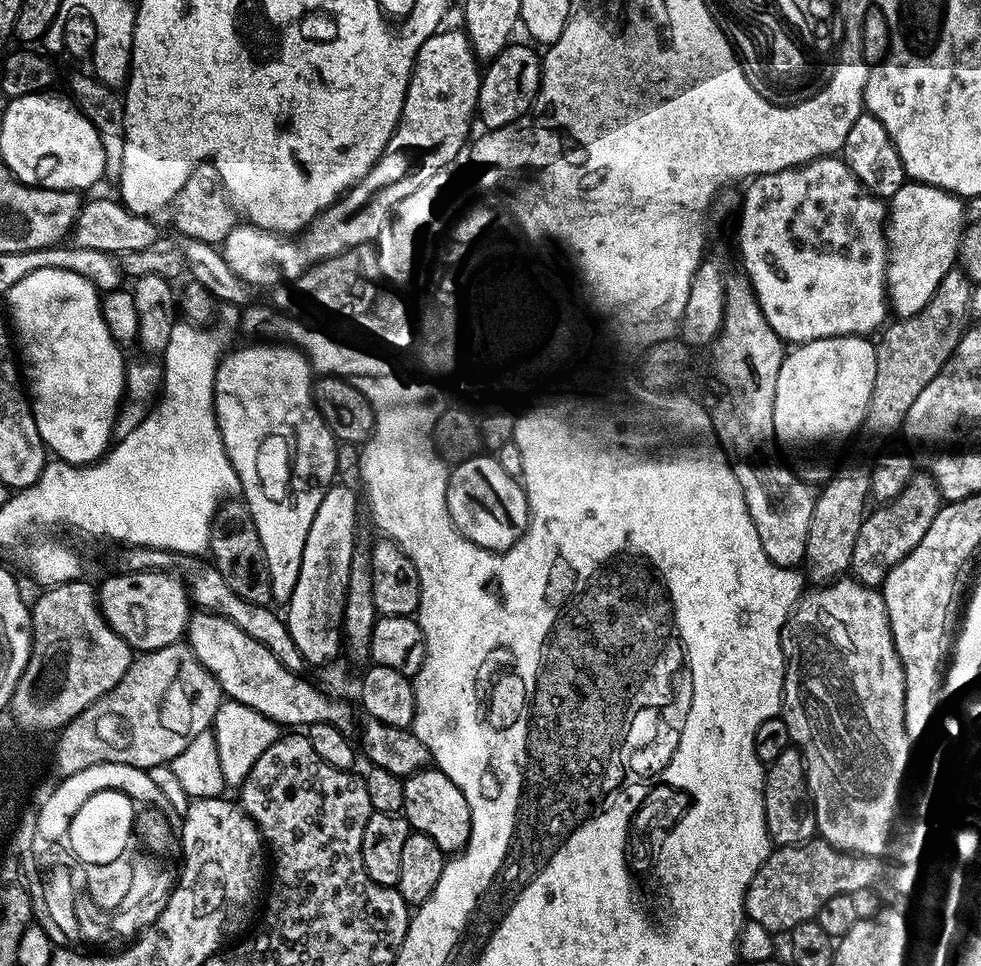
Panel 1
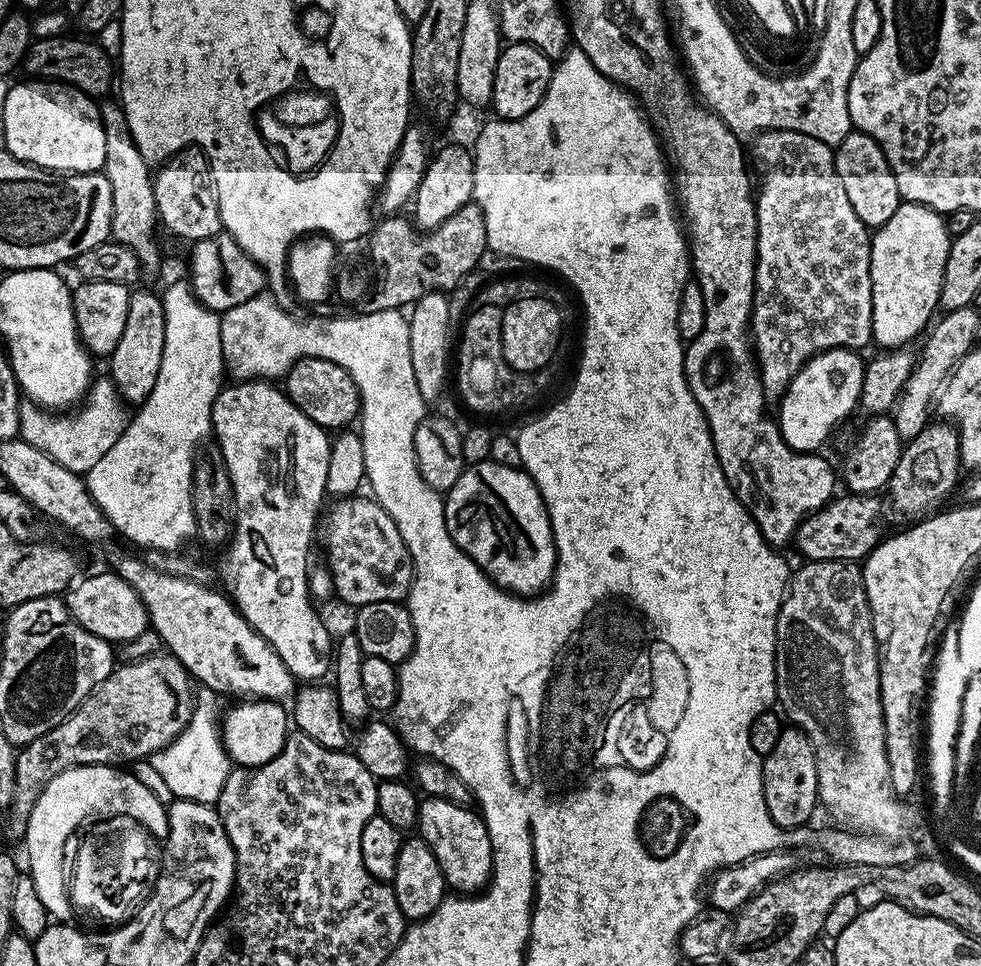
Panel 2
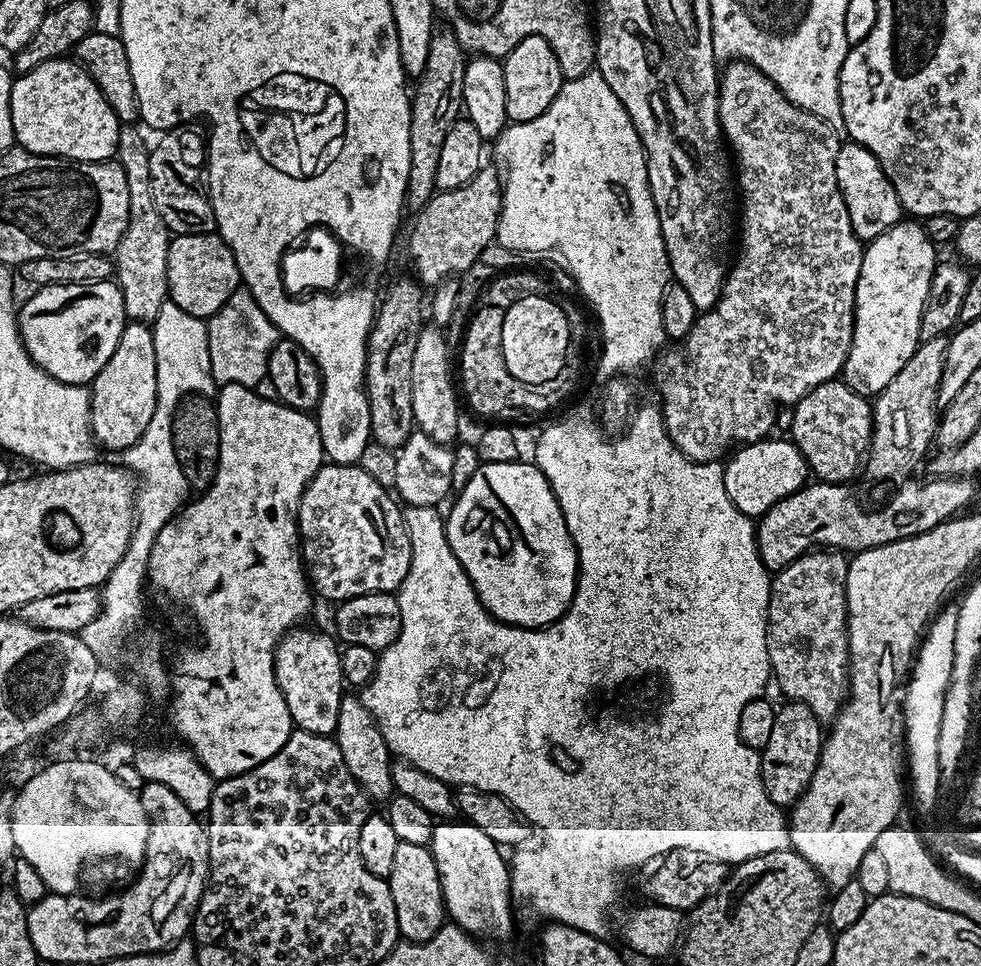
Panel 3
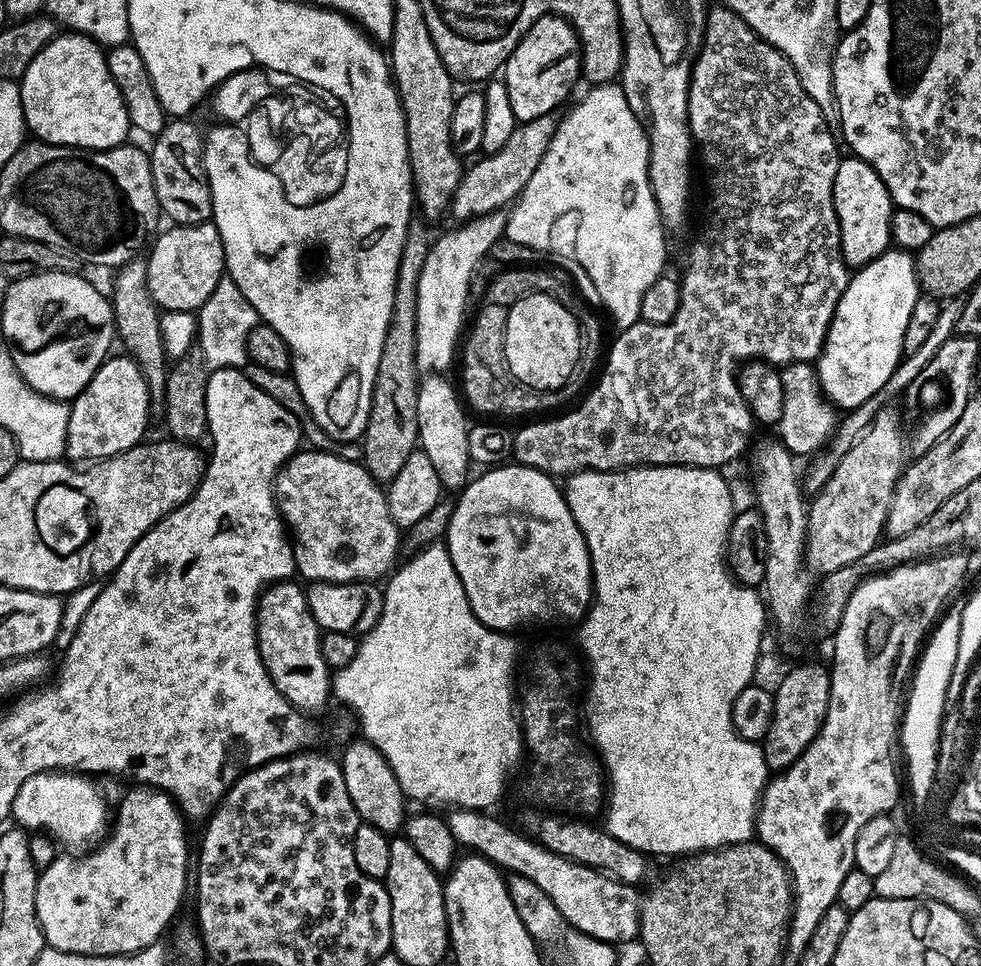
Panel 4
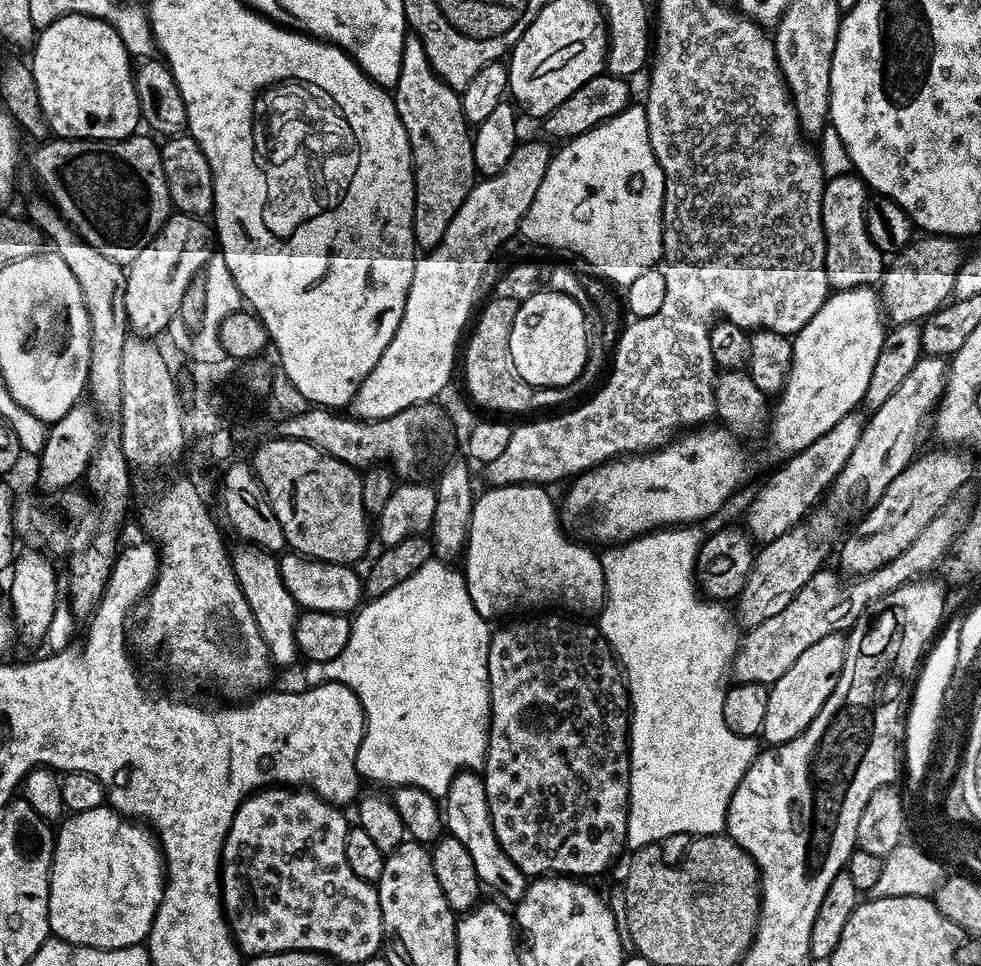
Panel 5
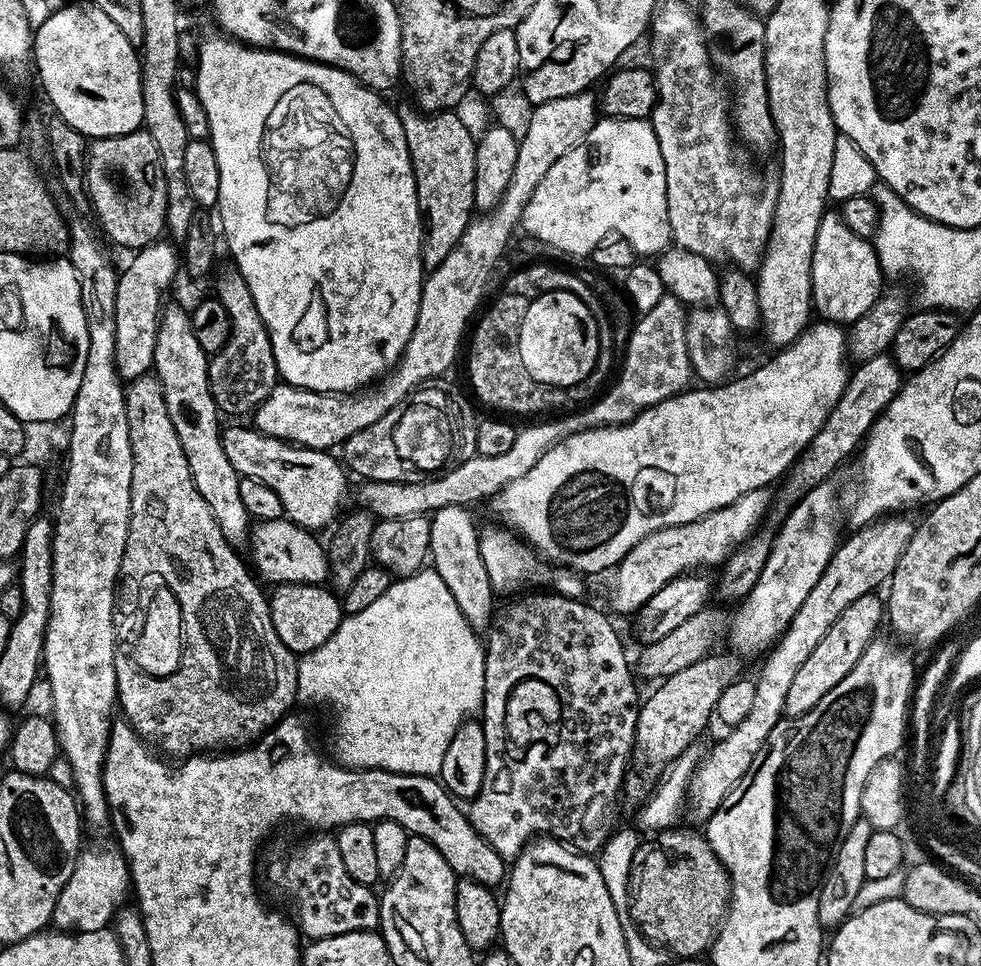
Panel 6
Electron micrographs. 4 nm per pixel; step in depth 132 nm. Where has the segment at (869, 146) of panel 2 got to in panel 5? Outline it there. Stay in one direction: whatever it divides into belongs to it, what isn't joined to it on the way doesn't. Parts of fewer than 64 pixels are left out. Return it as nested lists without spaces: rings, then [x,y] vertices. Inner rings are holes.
[[[836,176],[827,181],[822,194],[822,230],[826,242],[826,278],[833,289],[879,285],[884,277],[886,256],[871,241],[867,228],[870,189],[859,176]]]

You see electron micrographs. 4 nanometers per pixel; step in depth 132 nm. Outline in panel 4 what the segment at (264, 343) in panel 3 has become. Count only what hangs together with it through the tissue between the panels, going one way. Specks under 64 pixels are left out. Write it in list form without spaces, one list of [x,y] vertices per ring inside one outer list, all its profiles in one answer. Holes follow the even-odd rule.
[[[225,274],[218,286],[214,286],[214,294],[210,294],[198,309],[198,347],[202,350],[209,369],[243,369],[249,363],[248,335],[257,323],[254,306],[250,306],[246,294],[242,294],[242,290],[238,290],[235,282]]]

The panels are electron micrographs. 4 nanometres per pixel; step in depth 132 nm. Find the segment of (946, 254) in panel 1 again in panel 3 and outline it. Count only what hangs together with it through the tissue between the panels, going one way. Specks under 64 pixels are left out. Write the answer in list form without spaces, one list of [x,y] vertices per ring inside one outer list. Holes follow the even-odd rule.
[[[901,222],[878,234],[864,250],[856,287],[852,345],[842,373],[844,383],[860,396],[879,396],[920,345],[922,306],[938,263],[938,248],[924,231],[923,223],[912,223],[916,224]]]

